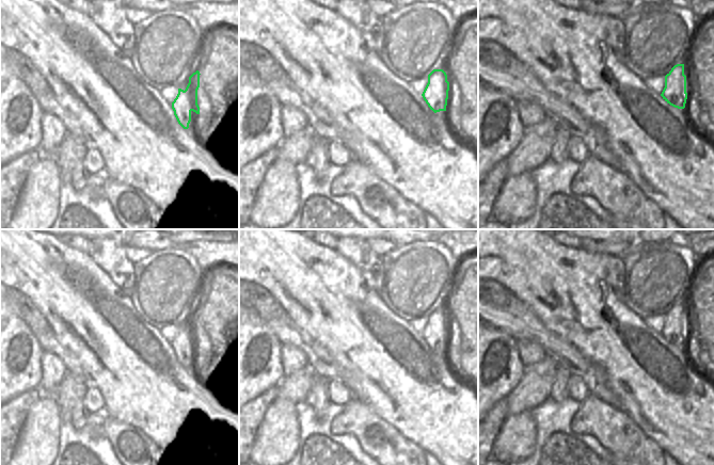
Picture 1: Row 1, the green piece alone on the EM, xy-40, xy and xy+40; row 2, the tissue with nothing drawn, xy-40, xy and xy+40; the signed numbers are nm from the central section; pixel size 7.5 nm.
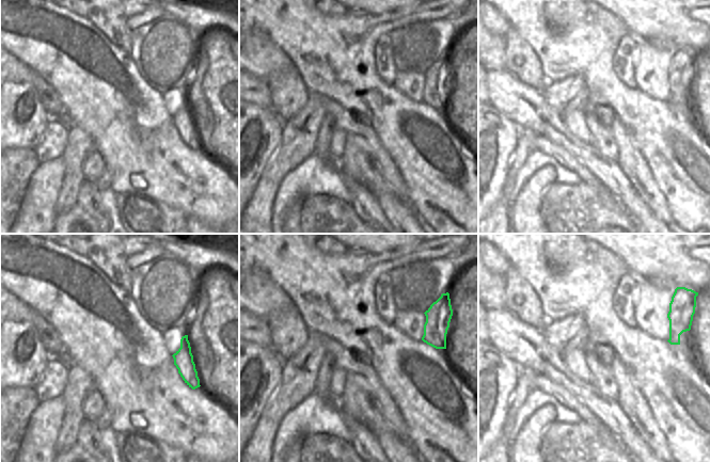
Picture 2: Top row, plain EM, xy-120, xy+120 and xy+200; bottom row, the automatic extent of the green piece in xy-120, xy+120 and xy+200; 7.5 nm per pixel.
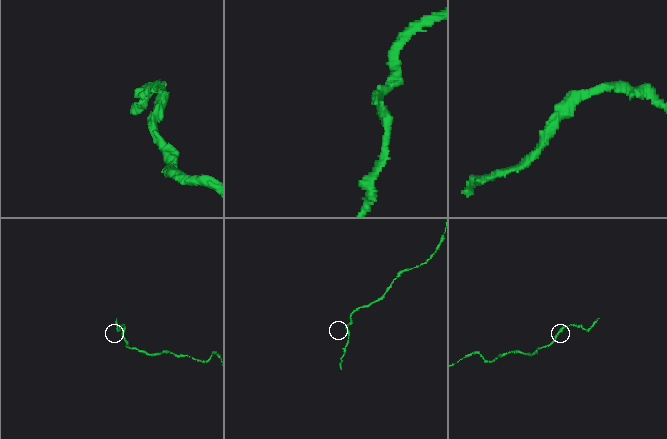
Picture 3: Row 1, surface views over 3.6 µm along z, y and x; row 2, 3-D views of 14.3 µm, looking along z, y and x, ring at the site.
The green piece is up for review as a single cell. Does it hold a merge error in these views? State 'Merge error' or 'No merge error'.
No merge error

